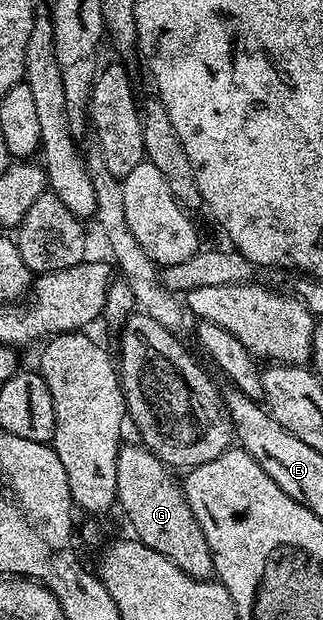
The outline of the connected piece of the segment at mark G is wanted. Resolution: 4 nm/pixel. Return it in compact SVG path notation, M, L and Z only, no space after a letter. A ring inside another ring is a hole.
M121 445L118 452L118 484L116 501L118 510L128 517L132 525L131 533L146 548L162 552L170 564L182 568L186 576L197 578L202 582L209 581L215 575L214 560L210 544L206 544L206 532L198 524L194 512L184 495L184 487L175 478L173 471L165 466L164 461L153 454L147 446Z

